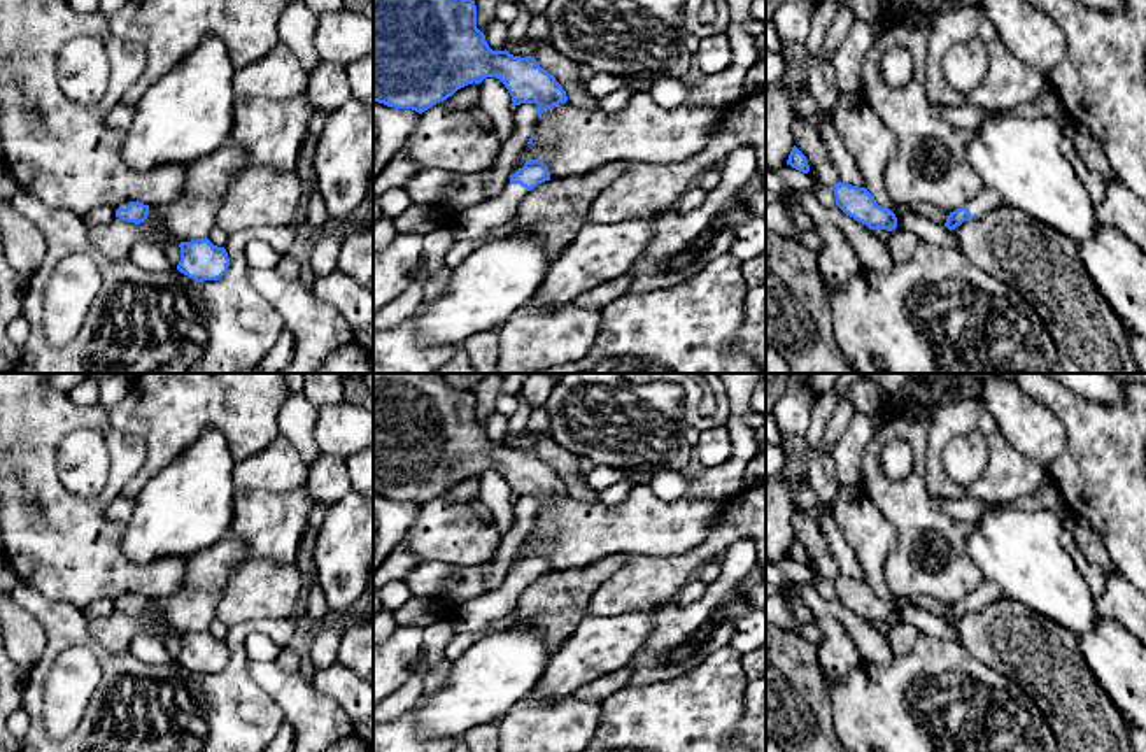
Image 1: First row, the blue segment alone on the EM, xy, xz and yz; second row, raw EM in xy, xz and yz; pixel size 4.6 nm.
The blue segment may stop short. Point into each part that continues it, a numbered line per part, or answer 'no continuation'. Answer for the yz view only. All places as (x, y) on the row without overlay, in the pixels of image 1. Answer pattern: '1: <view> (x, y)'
1: yz (987, 593)

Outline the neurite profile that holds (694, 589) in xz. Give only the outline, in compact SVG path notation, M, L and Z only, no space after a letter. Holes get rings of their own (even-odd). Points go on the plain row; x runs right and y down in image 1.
M694 577L682 589L682 592L678 594L676 603L680 607L687 607L687 605L697 601L704 592L706 592L706 584Z

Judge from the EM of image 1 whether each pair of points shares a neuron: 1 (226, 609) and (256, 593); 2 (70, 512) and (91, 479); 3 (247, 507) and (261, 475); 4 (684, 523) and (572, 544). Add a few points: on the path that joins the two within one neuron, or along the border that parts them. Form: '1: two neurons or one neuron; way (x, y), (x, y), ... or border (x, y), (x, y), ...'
1: one neuron; way (233, 607), (249, 593)
2: two neurons; border (56, 461), (60, 481), (70, 491), (99, 496)
3: two neurons; border (237, 488), (297, 489)
4: one neuron; way (656, 528), (600, 530)

